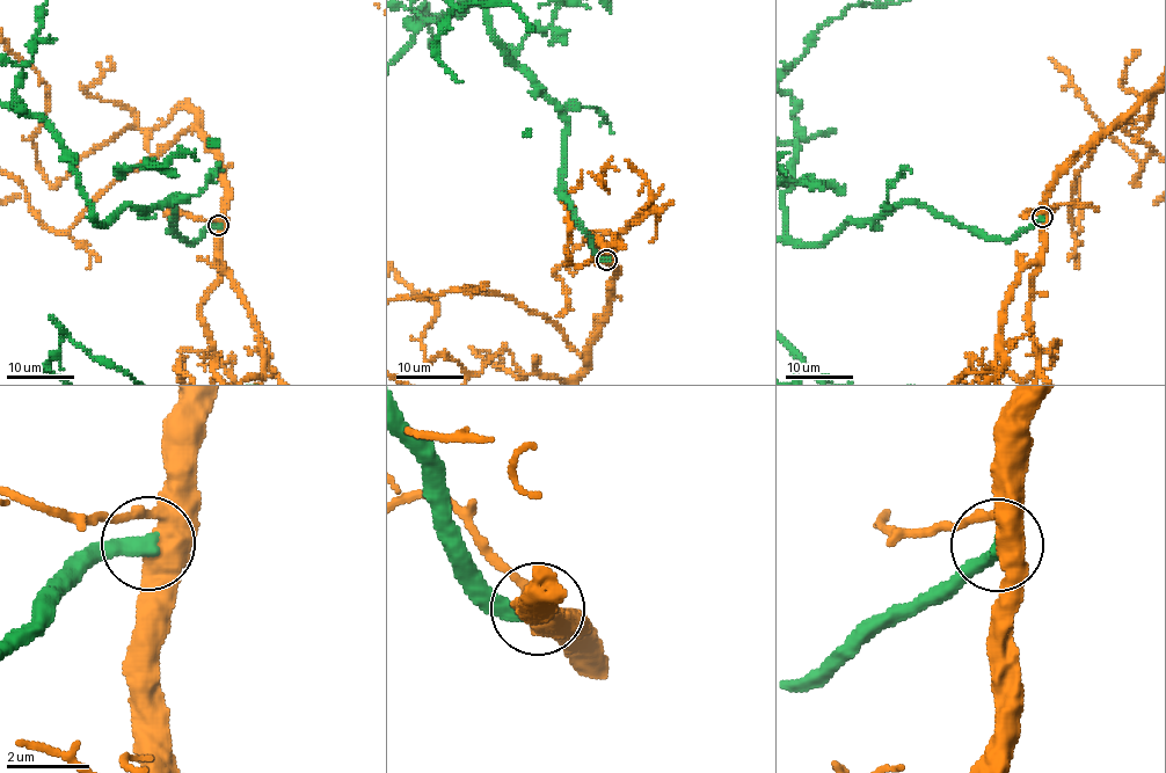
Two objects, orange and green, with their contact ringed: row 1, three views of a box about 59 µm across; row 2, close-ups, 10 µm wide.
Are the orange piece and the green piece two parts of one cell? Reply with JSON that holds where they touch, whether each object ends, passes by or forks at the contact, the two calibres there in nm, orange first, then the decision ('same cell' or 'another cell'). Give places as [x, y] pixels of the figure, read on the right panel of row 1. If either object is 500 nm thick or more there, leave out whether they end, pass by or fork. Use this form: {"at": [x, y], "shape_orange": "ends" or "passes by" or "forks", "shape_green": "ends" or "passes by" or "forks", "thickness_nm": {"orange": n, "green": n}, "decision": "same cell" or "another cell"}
{"at": [1042, 217], "shape_orange": "forks", "shape_green": "ends", "thickness_nm": {"orange": 440, "green": 440}, "decision": "another cell"}

